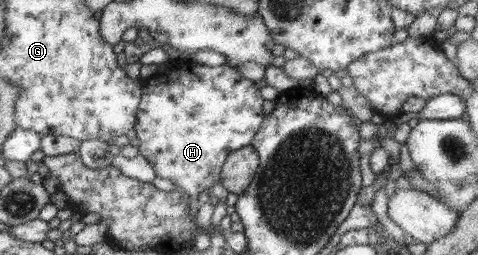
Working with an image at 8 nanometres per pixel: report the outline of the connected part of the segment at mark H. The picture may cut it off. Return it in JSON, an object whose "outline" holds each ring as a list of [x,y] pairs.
{"outline":[[[182,65],[178,70],[155,74],[142,81],[142,97],[136,113],[135,131],[140,140],[139,155],[152,166],[156,176],[170,180],[189,197],[189,217],[192,221],[199,212],[198,196],[220,180],[222,165],[238,149],[251,146],[258,129],[264,123],[264,98],[254,81],[246,79],[238,69],[228,65]]]}

